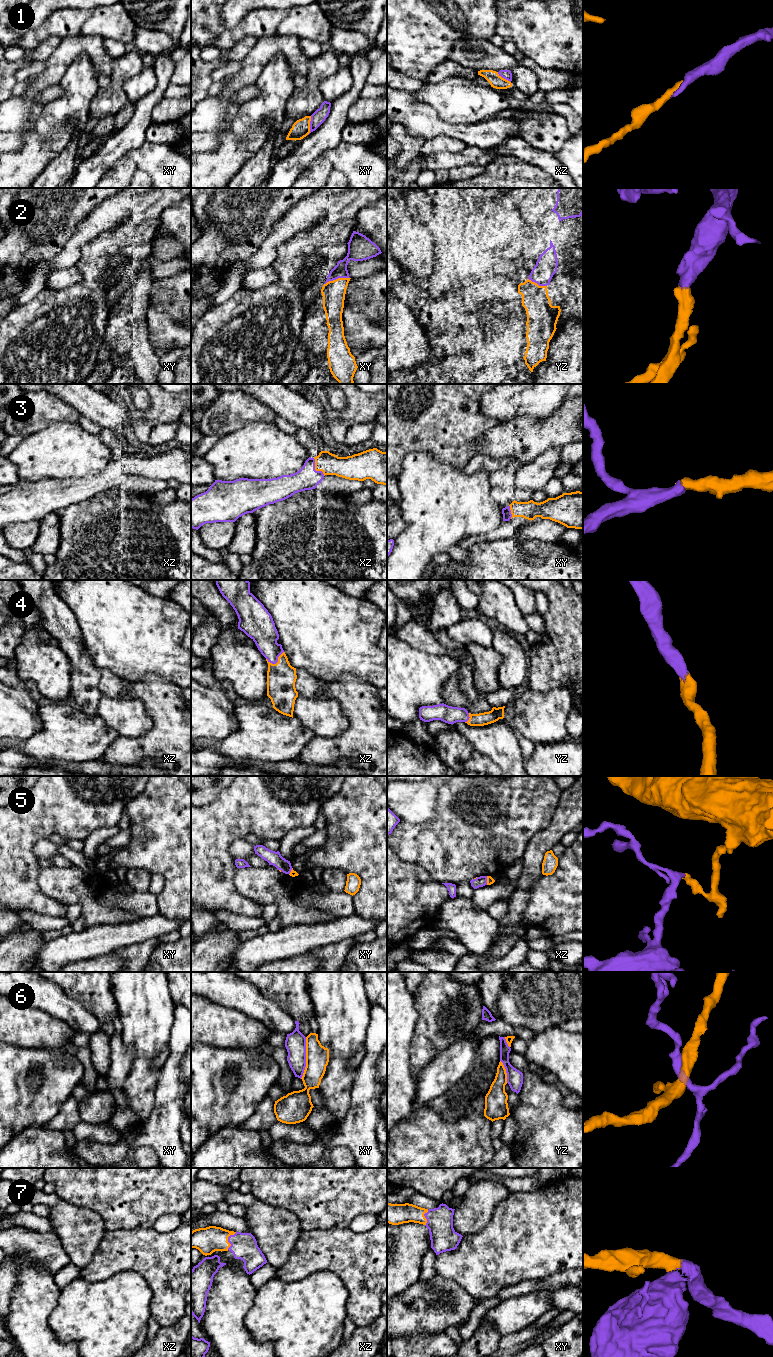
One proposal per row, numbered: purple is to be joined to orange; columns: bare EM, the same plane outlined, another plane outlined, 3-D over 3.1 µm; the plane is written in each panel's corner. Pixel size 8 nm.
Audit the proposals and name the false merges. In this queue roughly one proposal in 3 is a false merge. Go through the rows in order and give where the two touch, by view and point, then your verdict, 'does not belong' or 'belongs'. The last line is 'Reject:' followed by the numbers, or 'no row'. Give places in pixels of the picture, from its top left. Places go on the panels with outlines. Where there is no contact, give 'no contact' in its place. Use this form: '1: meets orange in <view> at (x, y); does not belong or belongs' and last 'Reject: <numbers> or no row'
1: meets orange in xy at (309, 125); does not belong
2: meets orange in xy at (336, 279); belongs
3: meets orange in xz at (315, 469); belongs
4: meets orange in xz at (278, 661); belongs
5: meets orange in xz at (487, 880); does not belong
6: meets orange in xy at (306, 1058); does not belong
7: meets orange in xz at (227, 1239); belongs
Reject: 1, 5, 6

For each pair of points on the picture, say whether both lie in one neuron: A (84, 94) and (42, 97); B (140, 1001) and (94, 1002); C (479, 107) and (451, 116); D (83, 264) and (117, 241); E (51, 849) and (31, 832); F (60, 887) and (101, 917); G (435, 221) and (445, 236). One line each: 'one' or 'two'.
A: two
B: two
C: one
D: one
E: two
F: one
G: one

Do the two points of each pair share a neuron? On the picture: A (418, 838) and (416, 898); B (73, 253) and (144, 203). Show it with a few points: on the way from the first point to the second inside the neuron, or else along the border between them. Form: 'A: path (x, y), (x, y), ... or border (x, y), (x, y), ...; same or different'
A: border (397, 855), (405, 861), (420, 865), (435, 880); different
B: path (85, 234), (102, 218), (125, 204); same

